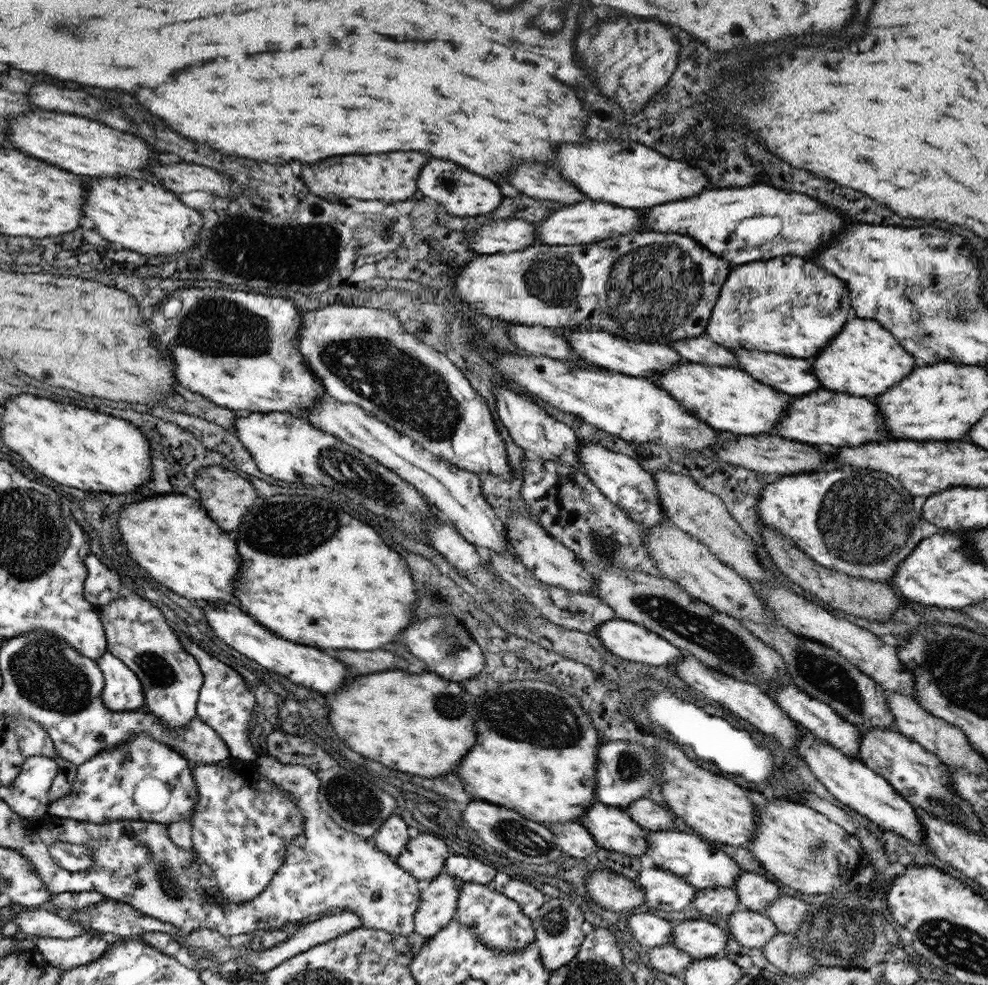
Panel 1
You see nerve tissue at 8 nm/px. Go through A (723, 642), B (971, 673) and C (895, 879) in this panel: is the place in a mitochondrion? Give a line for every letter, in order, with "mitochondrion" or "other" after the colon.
A: mitochondrion
B: mitochondrion
C: other

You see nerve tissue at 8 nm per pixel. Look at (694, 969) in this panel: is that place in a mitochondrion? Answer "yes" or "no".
no

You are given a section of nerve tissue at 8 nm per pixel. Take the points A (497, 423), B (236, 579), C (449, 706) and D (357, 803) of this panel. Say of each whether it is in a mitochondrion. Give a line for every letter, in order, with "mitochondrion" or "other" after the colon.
A: other
B: other
C: mitochondrion
D: mitochondrion

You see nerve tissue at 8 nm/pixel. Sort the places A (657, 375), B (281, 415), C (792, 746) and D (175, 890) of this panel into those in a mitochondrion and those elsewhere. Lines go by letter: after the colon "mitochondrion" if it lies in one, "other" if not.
A: other
B: other
C: other
D: mitochondrion

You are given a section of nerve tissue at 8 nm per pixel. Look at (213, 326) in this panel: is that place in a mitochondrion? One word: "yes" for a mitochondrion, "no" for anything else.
yes

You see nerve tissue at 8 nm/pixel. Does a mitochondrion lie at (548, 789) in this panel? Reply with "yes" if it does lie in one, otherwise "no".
no

